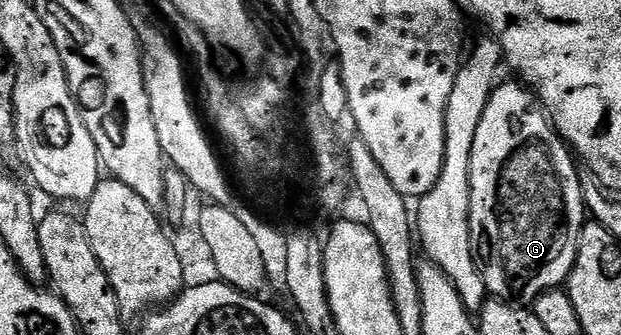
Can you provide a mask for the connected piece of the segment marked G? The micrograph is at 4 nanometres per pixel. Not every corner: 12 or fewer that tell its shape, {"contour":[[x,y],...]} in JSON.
{"contour":[[524,84],[471,147],[486,294],[568,282],[587,210],[574,154]]}

